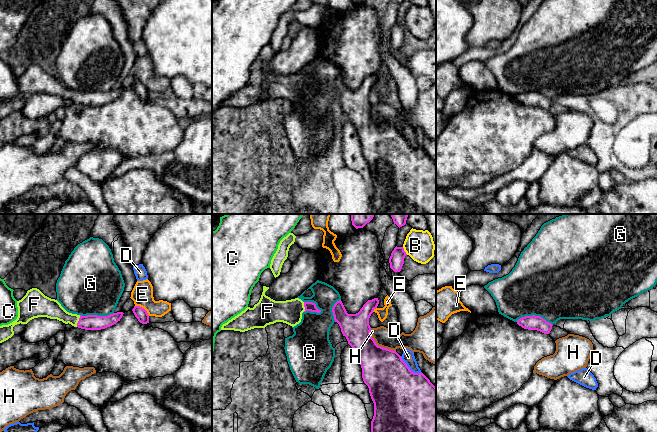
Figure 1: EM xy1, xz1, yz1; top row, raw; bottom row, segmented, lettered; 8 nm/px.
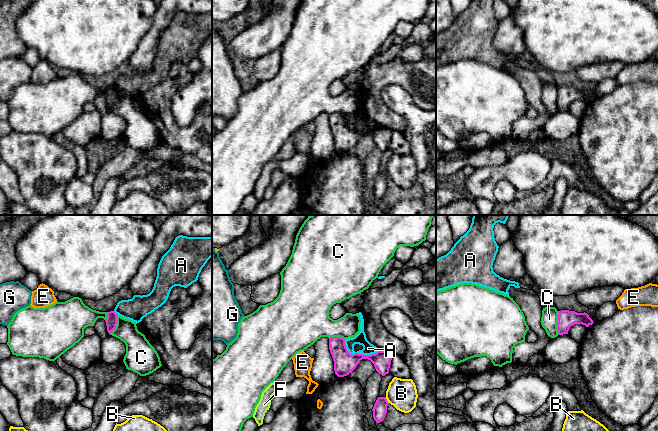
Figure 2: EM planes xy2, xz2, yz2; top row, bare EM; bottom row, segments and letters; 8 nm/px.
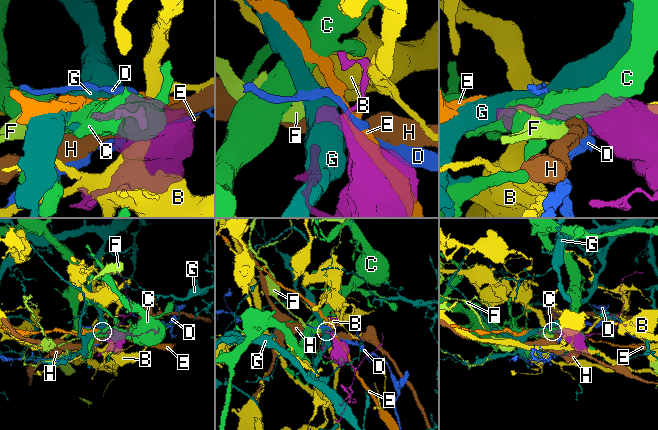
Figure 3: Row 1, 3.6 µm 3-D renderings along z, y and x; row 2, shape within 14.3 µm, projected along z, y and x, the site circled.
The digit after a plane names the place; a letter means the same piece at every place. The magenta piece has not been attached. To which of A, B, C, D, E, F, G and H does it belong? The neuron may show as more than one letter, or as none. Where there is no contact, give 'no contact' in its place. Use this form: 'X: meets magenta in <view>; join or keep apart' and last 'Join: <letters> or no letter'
A: meets magenta in xz2; keep apart
B: meets magenta in xz1; keep apart
C: meets magenta in yz2; keep apart
D: meets magenta in xz1; keep apart
E: meets magenta in xy1; keep apart
F: meets magenta in xy1; join
G: meets magenta in yz1; keep apart
H: meets magenta in xz1; keep apart
Join: F

